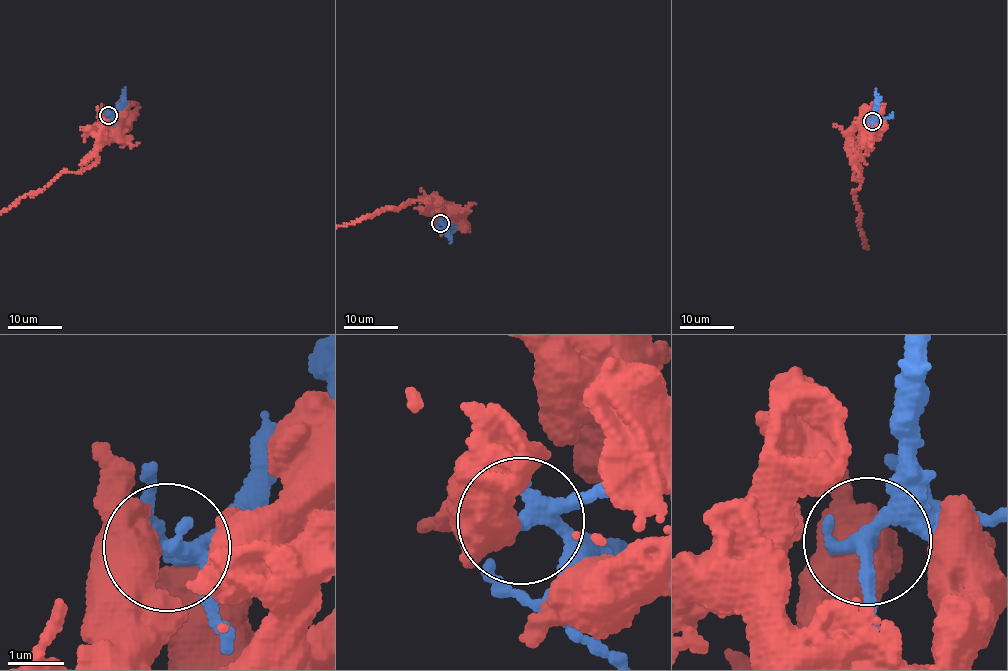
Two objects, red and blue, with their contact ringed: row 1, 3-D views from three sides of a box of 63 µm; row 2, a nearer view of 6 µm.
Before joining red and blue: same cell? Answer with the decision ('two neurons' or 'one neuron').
two neurons

